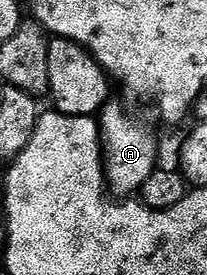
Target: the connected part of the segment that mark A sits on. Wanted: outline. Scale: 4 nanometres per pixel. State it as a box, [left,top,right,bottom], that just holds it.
[97,102,160,197]

